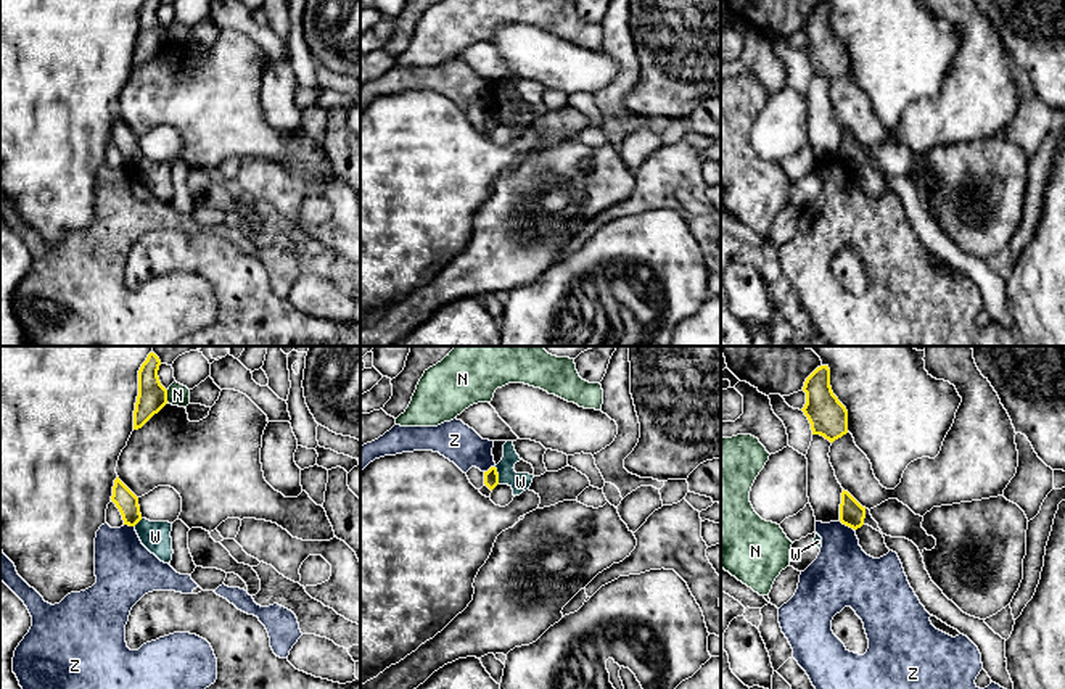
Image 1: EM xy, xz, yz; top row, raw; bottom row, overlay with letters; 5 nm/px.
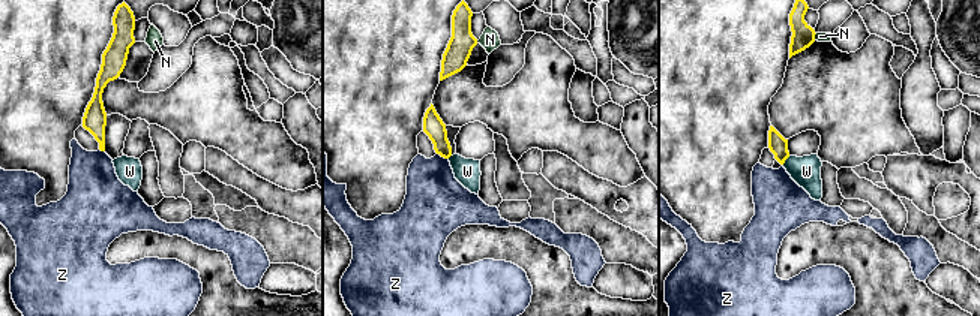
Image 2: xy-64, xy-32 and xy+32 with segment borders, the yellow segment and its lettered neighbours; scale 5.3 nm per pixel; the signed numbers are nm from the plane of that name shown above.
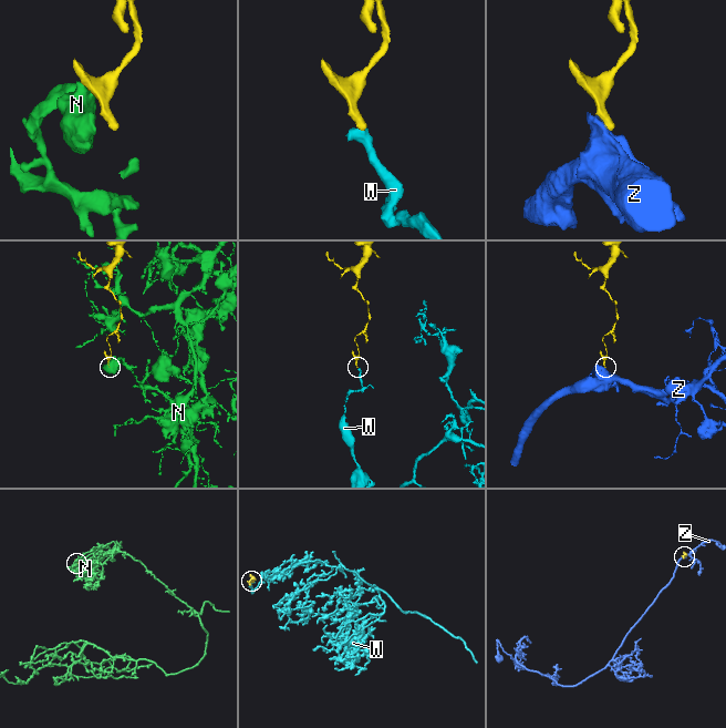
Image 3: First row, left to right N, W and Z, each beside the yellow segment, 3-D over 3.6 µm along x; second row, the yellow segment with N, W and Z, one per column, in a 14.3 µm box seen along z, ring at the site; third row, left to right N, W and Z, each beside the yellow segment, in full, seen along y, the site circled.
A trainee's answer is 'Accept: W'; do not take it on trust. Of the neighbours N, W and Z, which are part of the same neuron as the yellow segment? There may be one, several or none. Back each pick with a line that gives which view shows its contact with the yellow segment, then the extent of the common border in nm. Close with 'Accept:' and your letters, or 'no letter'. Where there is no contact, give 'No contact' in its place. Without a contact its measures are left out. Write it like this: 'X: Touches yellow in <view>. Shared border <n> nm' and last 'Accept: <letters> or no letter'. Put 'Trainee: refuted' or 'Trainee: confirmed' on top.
Trainee: refuted
Accept: no letter

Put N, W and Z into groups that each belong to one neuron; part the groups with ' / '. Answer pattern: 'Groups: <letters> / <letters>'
Groups: N / W / Z

